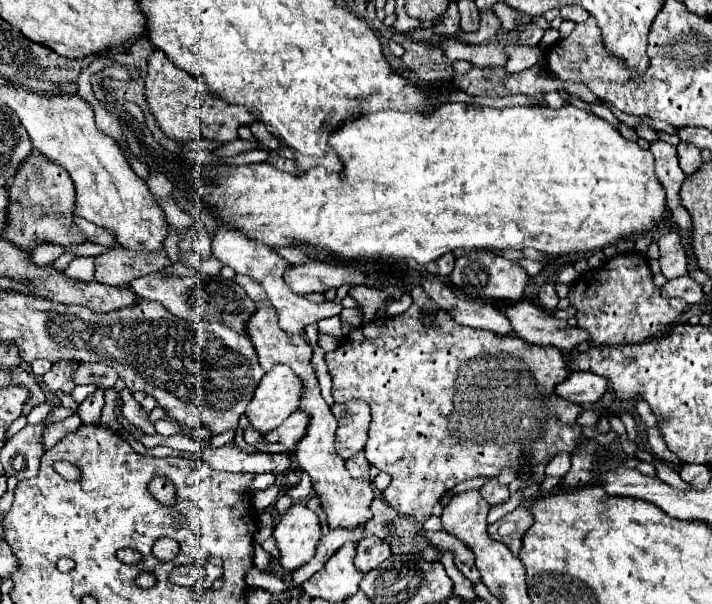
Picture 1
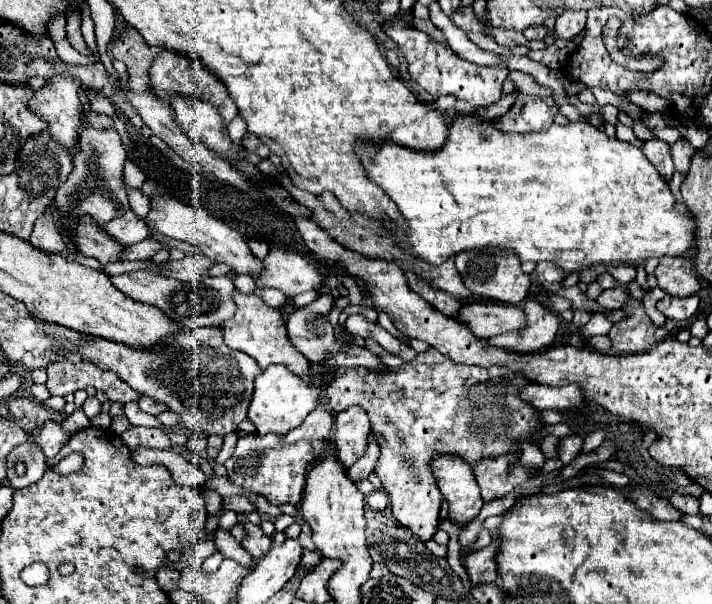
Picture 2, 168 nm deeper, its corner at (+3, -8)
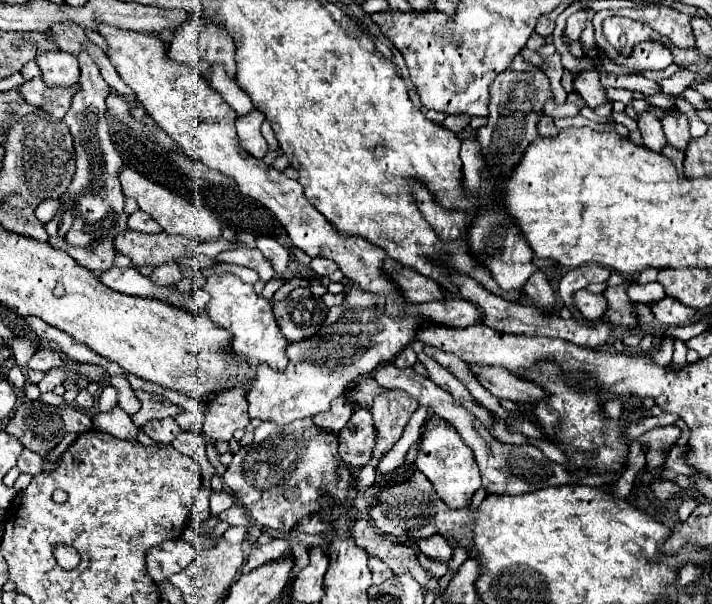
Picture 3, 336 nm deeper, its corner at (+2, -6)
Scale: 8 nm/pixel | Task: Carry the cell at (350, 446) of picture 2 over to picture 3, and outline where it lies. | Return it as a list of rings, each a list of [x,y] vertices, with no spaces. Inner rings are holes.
[[[358,408],[348,420],[346,428],[338,434],[340,456],[352,468],[362,468],[372,458],[372,448],[376,442],[376,428],[372,424],[370,410]]]

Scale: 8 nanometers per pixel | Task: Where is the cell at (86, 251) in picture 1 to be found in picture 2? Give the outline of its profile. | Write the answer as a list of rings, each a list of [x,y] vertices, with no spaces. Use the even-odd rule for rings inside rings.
[[[147,238],[143,242],[137,242],[135,246],[125,248],[121,262],[125,262],[125,260],[151,260],[155,256],[155,252],[161,248],[165,248],[165,246],[159,244],[155,238]]]

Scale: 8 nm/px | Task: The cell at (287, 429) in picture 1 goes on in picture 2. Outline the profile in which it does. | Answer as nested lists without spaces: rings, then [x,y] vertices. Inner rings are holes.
[[[319,404],[301,426],[289,430],[283,440],[285,442],[297,442],[303,438],[329,438],[331,436],[331,428],[333,428],[333,414],[329,412],[329,408],[325,404]]]

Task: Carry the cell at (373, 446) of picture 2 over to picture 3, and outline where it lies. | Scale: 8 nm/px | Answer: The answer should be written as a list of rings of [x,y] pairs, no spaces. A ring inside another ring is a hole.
[[[386,390],[380,396],[376,396],[370,408],[378,432],[372,458],[382,458],[398,442],[408,418],[416,408],[416,398],[408,398],[408,394],[400,390]]]

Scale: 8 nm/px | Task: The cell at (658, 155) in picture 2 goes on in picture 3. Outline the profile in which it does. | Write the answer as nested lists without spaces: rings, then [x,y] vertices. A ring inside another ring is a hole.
[[[640,112],[636,122],[638,122],[638,128],[642,132],[644,146],[648,146],[654,152],[660,152],[662,146],[666,144],[666,136],[664,136],[664,130],[662,130],[660,118],[652,112]]]

